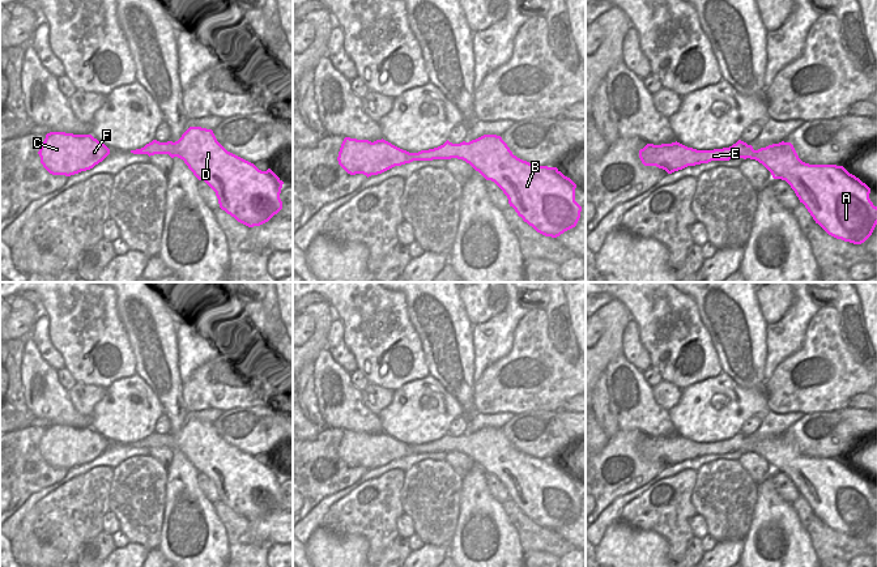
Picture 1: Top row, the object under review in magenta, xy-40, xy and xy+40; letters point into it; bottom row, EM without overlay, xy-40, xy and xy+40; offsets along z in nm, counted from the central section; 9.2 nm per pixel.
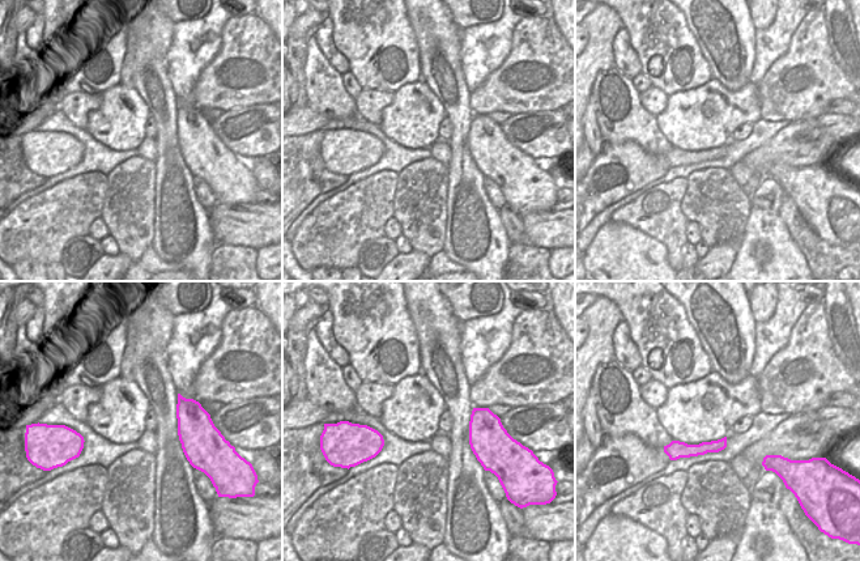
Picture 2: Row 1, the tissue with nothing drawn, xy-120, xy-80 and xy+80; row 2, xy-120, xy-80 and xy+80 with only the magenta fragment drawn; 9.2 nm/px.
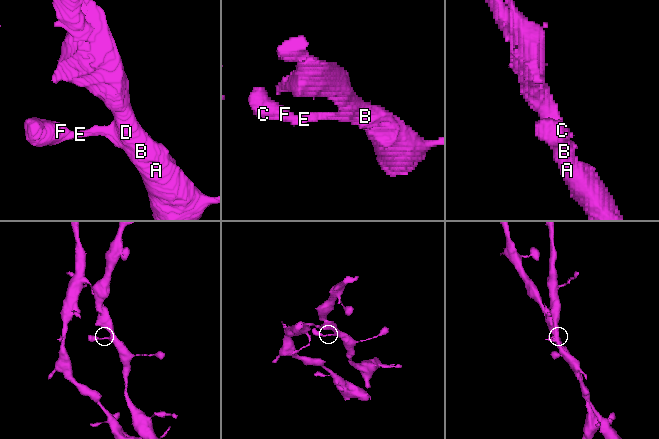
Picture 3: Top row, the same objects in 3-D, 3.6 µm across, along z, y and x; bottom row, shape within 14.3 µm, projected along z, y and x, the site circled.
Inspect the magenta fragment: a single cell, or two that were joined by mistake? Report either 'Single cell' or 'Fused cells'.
Single cell

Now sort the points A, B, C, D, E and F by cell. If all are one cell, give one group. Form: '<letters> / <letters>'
A B C D E F

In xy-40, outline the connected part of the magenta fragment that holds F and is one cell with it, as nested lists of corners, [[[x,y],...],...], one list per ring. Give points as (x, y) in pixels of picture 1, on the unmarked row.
[[[50,425],[38,447],[50,466],[71,469],[93,461],[110,447],[110,442],[91,427]]]

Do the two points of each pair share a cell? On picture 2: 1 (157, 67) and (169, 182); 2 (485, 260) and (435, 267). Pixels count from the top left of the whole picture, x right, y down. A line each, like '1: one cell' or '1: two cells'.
1: one cell
2: two cells

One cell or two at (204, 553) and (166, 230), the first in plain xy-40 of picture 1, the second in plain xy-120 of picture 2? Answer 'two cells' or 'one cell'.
one cell

